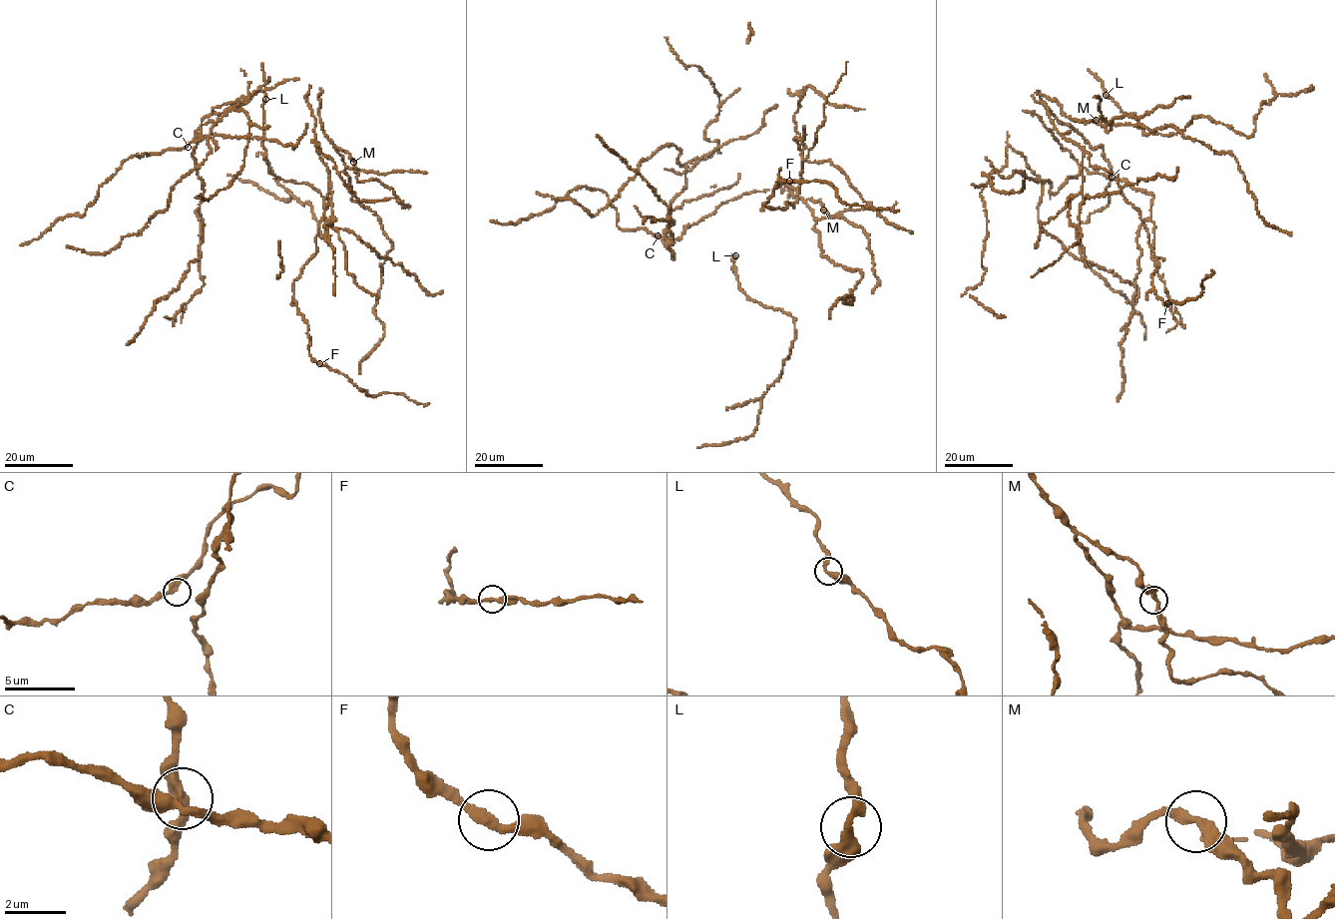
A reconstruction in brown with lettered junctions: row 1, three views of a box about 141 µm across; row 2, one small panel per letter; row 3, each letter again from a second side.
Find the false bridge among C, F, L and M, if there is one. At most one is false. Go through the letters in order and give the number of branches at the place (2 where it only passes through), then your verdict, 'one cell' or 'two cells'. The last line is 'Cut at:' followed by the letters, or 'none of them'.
C: 2 branches meet; one cell
F: 2 branches meet; one cell
L: 2 branches meet; one cell
M: 2 branches meet; one cell
Cut at: none of them

